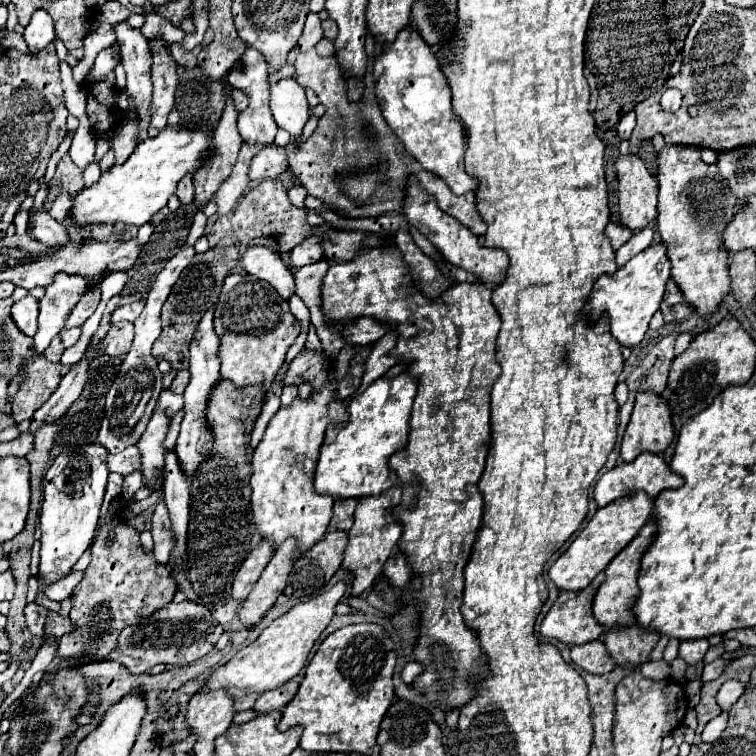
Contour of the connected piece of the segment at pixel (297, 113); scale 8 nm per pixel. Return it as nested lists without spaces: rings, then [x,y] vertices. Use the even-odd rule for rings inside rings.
[[[284,78],[270,88],[270,110],[276,124],[300,142],[310,106],[304,88],[294,78]]]

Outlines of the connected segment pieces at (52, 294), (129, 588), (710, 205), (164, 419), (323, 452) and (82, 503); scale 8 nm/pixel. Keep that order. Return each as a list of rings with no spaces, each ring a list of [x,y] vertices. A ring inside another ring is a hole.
[[[56,274],[56,282],[46,288],[46,296],[40,300],[40,316],[38,316],[38,332],[34,334],[32,352],[40,356],[52,342],[52,338],[64,328],[66,316],[78,304],[88,284],[84,278]]]
[[[108,512],[106,524],[100,528],[98,538],[92,542],[92,562],[86,568],[86,576],[72,594],[74,606],[70,618],[72,622],[76,622],[76,626],[80,626],[80,630],[76,630],[76,634],[66,634],[60,638],[58,656],[84,656],[92,662],[102,660],[112,652],[112,646],[116,646],[116,638],[120,630],[124,630],[124,626],[132,626],[142,618],[148,618],[148,614],[154,614],[160,606],[172,602],[174,594],[176,582],[172,578],[172,572],[168,572],[166,566],[156,564],[152,554],[144,554],[138,532],[122,522],[120,512]],[[112,524],[116,538],[112,546],[106,546]]]
[[[664,146],[658,154],[658,232],[662,242],[666,244],[666,254],[672,262],[672,278],[682,290],[684,298],[704,316],[708,318],[724,300],[730,288],[728,274],[728,252],[722,244],[722,234],[730,222],[730,218],[738,212],[736,196],[730,194],[726,178],[720,176],[716,164],[704,164],[700,158],[700,150],[692,146]]]
[[[156,406],[144,434],[136,444],[140,450],[142,480],[144,480],[144,486],[150,490],[162,490],[164,454],[168,452],[164,446],[168,424],[170,424],[170,416],[166,416],[166,412]]]
[[[402,372],[394,378],[372,382],[362,394],[350,400],[348,420],[340,426],[328,428],[324,446],[320,448],[314,476],[314,486],[320,494],[342,498],[378,496],[398,484],[398,474],[390,468],[388,460],[392,454],[406,448],[416,386],[416,378]]]
[[[90,444],[78,456],[58,456],[44,478],[44,502],[40,510],[40,572],[38,578],[50,586],[72,572],[72,566],[88,550],[96,530],[100,506],[106,492],[108,450],[100,444]]]

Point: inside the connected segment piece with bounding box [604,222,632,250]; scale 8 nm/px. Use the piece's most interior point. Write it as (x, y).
(617, 236)

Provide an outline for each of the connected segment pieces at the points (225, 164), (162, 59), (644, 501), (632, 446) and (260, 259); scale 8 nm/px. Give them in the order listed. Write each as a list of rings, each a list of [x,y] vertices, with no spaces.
[[[228,88],[228,100],[226,100],[226,110],[214,130],[214,158],[206,160],[200,170],[194,174],[194,202],[198,208],[204,208],[216,194],[218,186],[230,176],[232,166],[236,164],[236,156],[242,146],[242,138],[236,128],[236,118],[238,112],[234,110],[232,98],[230,98],[230,88]]]
[[[150,38],[152,48],[152,82],[154,82],[154,96],[150,104],[150,124],[148,136],[154,138],[160,130],[166,128],[168,114],[174,106],[174,92],[176,92],[176,60],[172,58],[168,44],[162,38]]]
[[[636,492],[624,498],[618,498],[616,502],[598,508],[594,518],[588,522],[588,526],[578,534],[578,538],[570,544],[570,548],[552,564],[548,570],[550,580],[560,590],[584,590],[608,564],[610,560],[620,554],[620,550],[640,532],[640,528],[650,520],[652,516],[652,498],[644,492]]]
[[[656,392],[636,394],[634,412],[622,438],[622,460],[632,462],[642,452],[664,452],[674,438],[672,414]]]
[[[264,246],[248,248],[242,256],[242,268],[248,274],[274,286],[276,292],[284,300],[290,300],[290,296],[294,294],[294,288],[296,288],[294,274],[292,274],[290,266],[278,254],[272,254],[272,250],[268,250]]]

